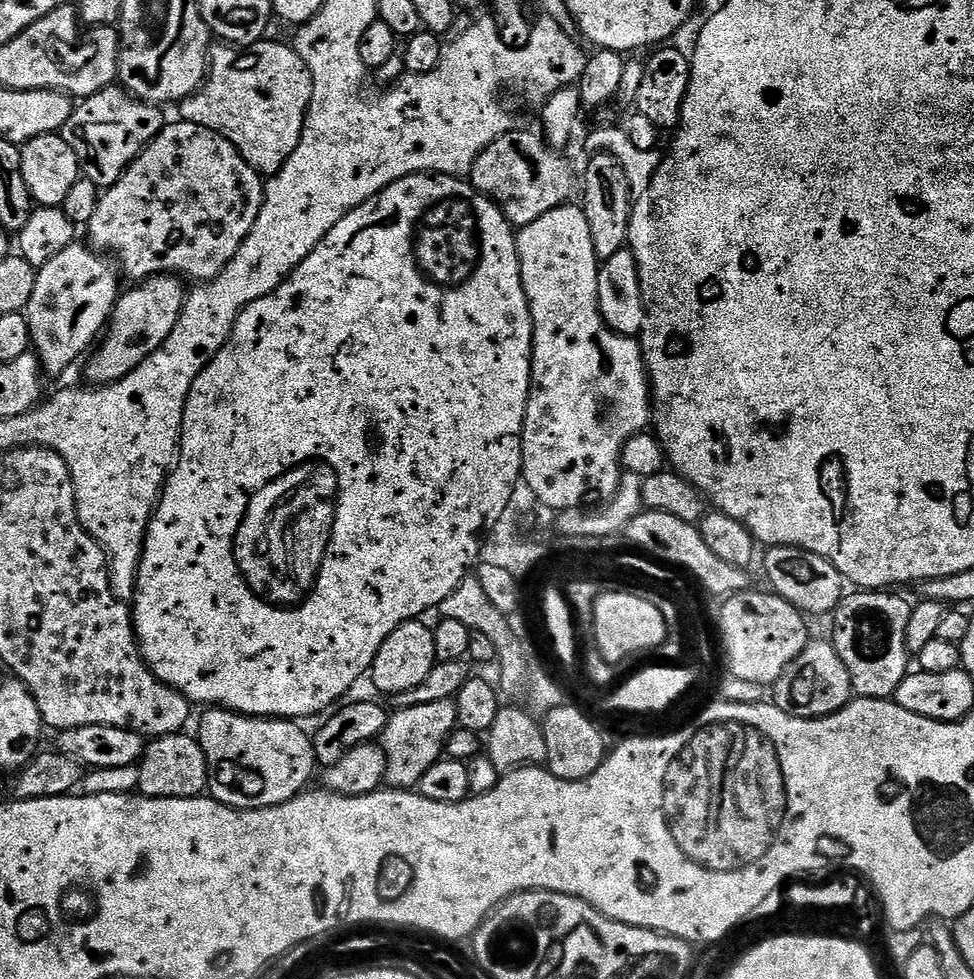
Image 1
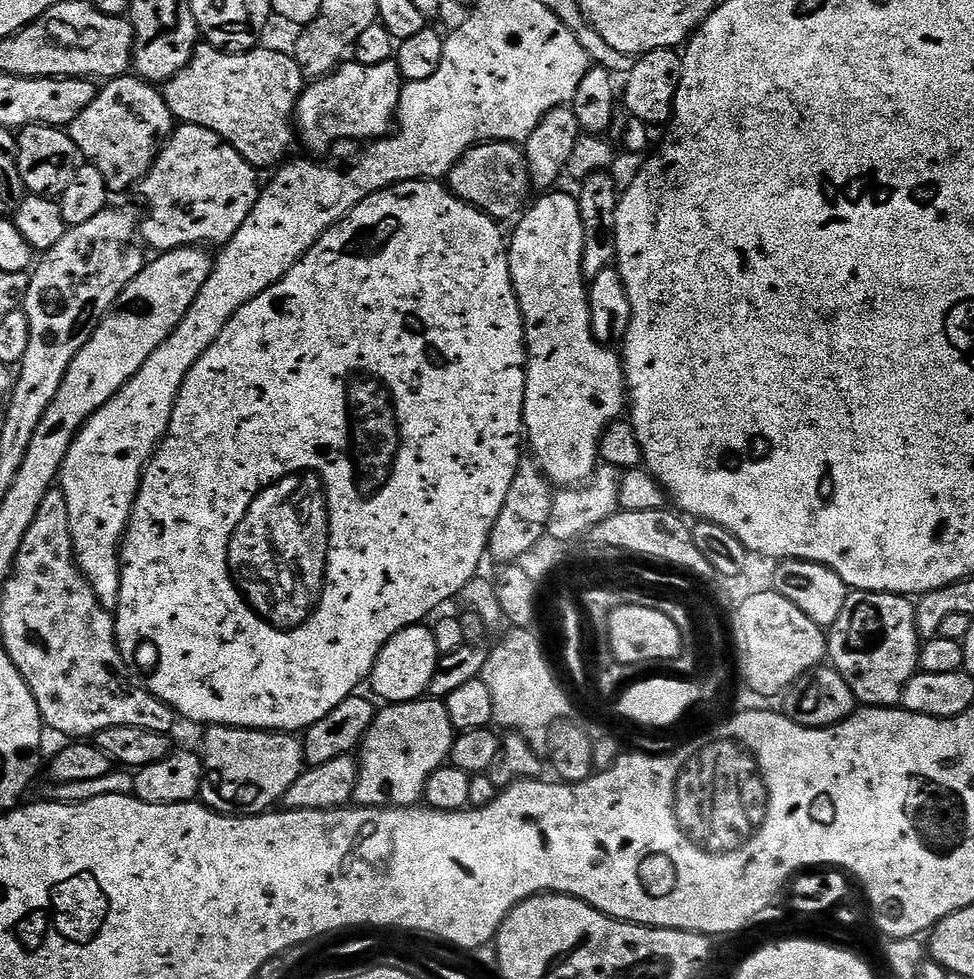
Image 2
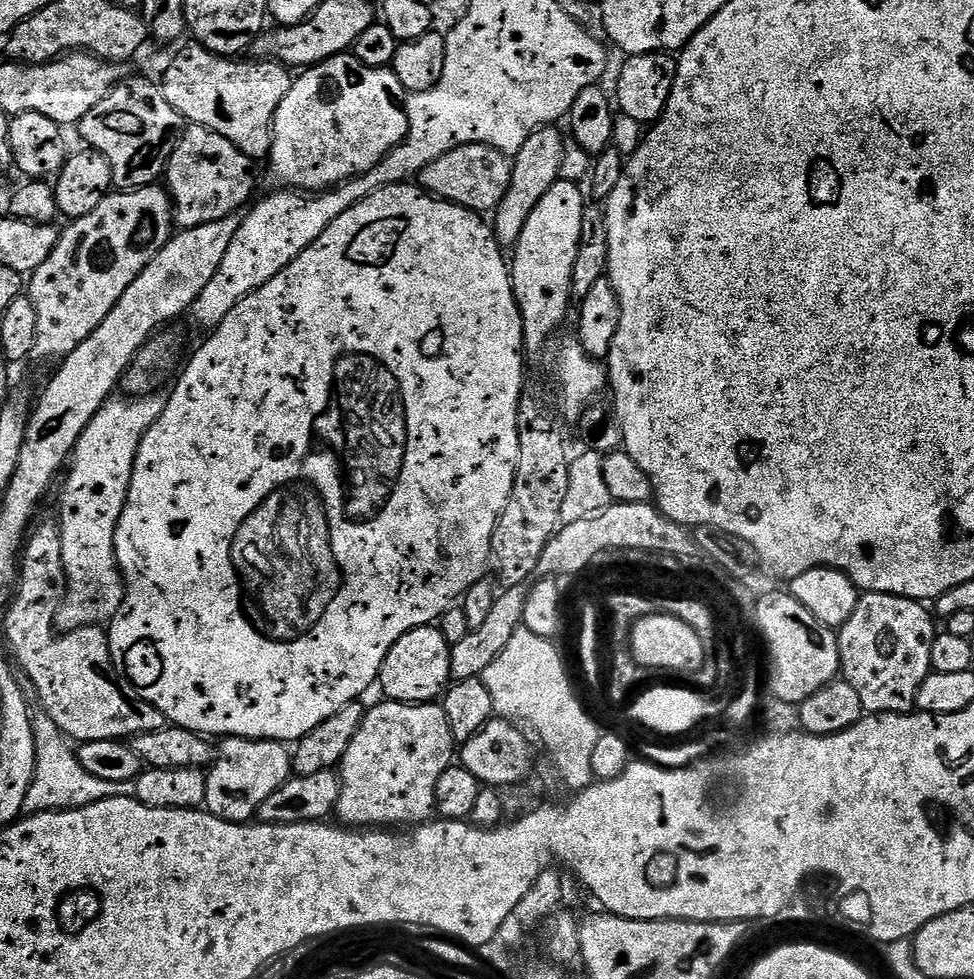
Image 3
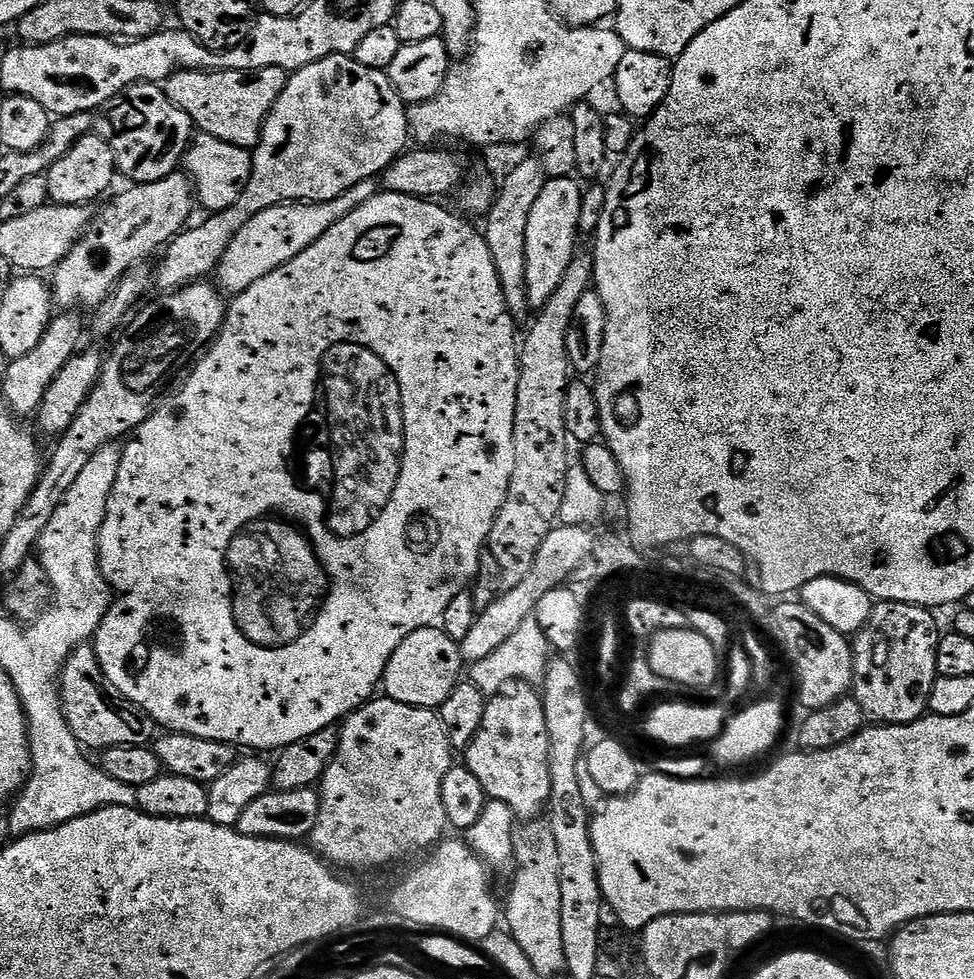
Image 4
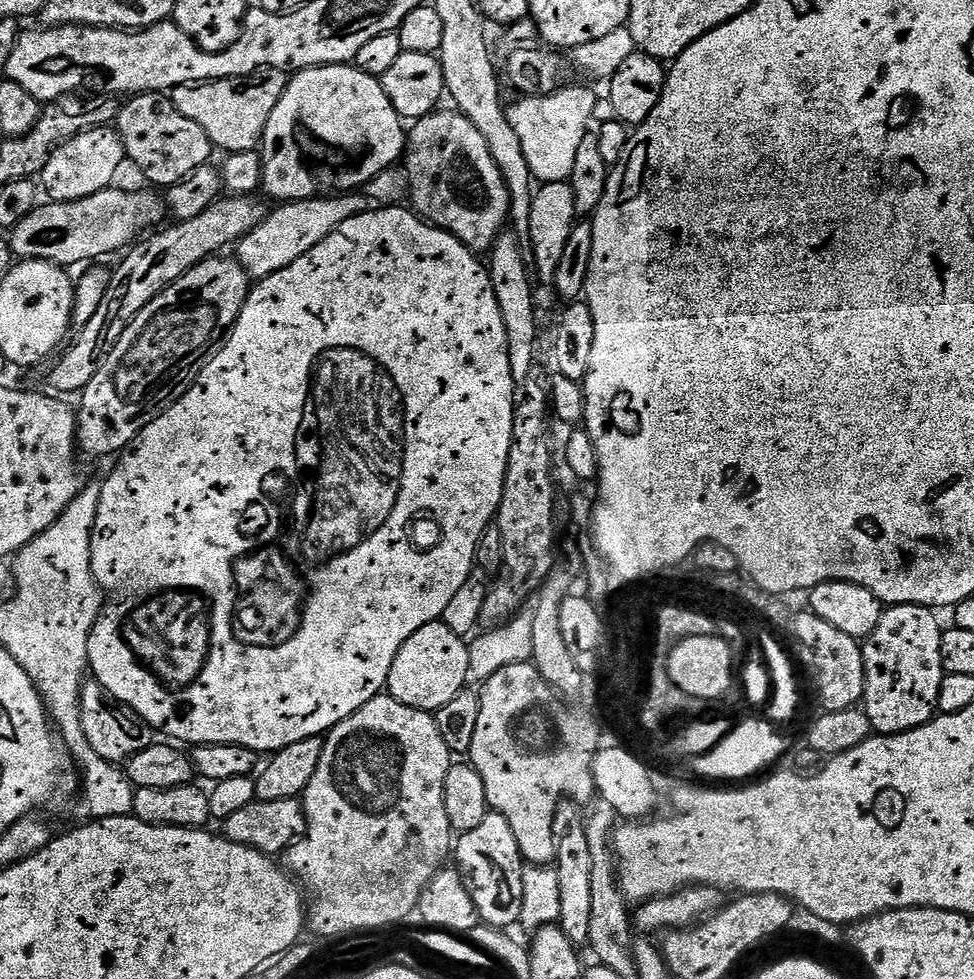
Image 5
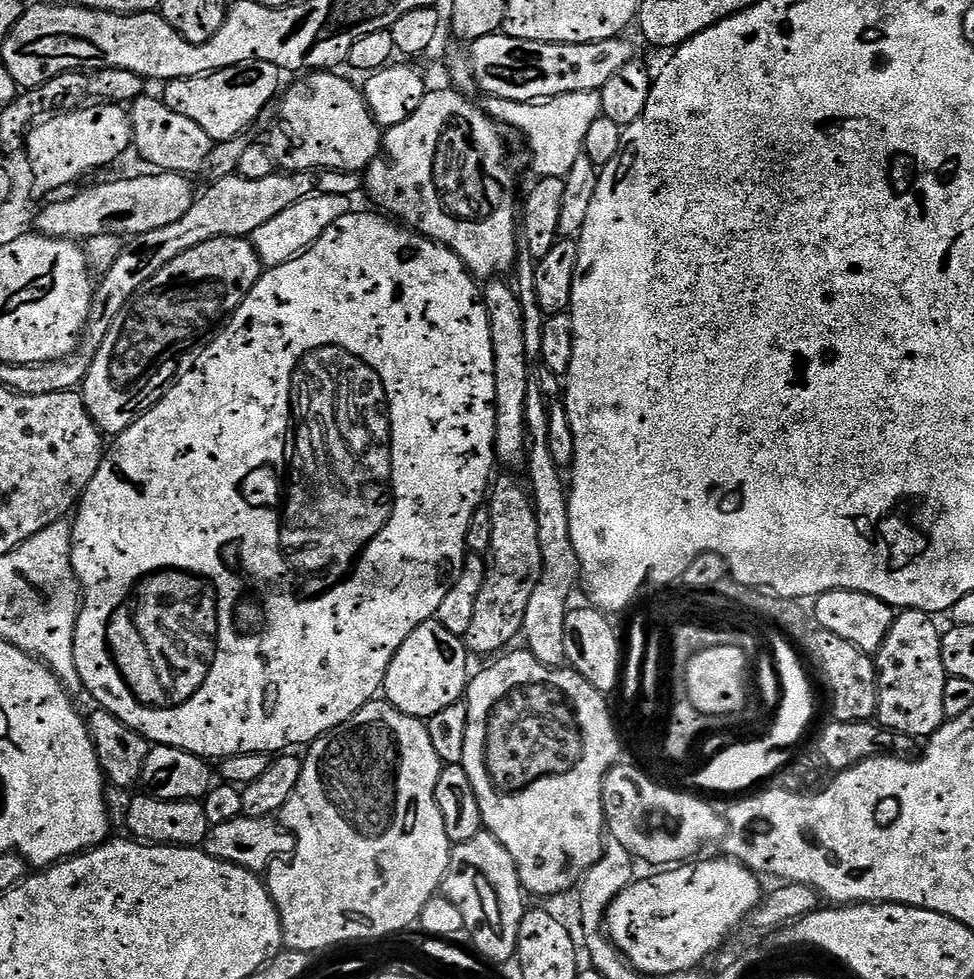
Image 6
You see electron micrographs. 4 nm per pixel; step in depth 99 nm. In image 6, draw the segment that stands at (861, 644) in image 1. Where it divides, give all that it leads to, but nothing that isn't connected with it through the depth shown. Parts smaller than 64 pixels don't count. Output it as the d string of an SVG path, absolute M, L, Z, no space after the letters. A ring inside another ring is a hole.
M917 608L901 611L893 619L890 630L882 642L880 651L875 653L876 677L878 678L878 706L875 719L879 727L902 736L930 738L946 723L940 716L940 696L944 697L949 674L942 666L942 628L935 624L933 617Z

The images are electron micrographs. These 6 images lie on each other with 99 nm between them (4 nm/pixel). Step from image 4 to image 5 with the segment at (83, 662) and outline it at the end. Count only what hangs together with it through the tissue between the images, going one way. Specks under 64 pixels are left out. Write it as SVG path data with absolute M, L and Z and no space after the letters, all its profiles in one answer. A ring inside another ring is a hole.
M94 678L85 679L80 687L80 721L82 734L86 734L86 742L90 742L90 750L117 766L131 760L154 742L154 729L134 710L115 700Z

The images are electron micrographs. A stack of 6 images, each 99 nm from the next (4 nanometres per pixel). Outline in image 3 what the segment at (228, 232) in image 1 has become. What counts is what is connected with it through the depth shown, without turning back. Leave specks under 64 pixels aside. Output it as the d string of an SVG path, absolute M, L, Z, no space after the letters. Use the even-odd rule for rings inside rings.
M188 124L166 169L166 187L172 198L175 227L180 230L197 228L237 215L239 208L252 196L252 168L254 161L242 154L234 142L226 142L222 134L206 130L206 126Z

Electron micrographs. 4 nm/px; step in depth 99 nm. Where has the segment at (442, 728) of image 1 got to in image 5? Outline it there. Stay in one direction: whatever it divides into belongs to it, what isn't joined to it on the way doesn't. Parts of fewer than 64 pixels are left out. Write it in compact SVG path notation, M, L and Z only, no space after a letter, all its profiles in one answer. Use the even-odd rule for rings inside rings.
M387 694L375 696L370 702L366 702L366 706L350 714L350 718L335 724L326 733L322 756L318 758L318 768L314 770L314 778L310 778L302 797L308 832L286 853L287 871L299 881L304 892L310 888L314 890L312 925L315 925L319 932L341 932L344 929L384 924L391 920L399 920L405 912L415 909L413 900L416 900L417 892L420 892L420 888L426 891L429 882L445 867L444 859L447 856L449 859L454 848L454 833L450 826L450 818L446 818L446 802L444 801L446 774L452 769L453 763L452 753L448 751L446 742L442 742L442 734L438 734L435 715L406 706Z

